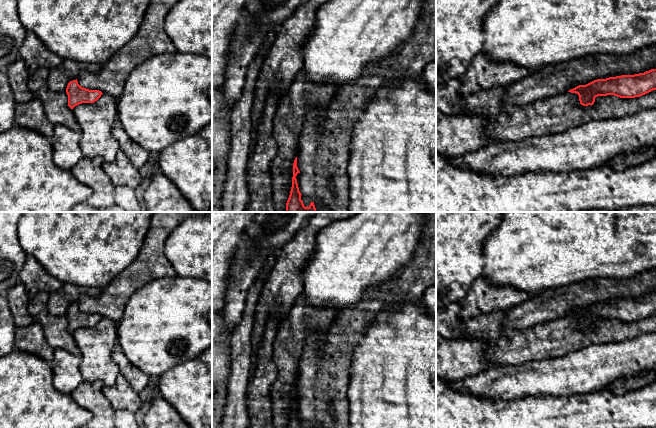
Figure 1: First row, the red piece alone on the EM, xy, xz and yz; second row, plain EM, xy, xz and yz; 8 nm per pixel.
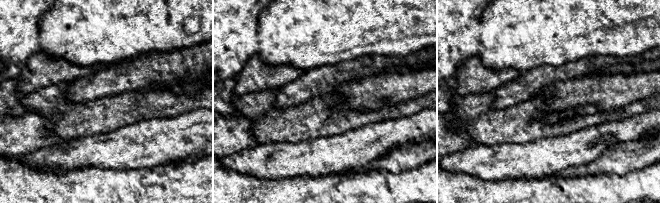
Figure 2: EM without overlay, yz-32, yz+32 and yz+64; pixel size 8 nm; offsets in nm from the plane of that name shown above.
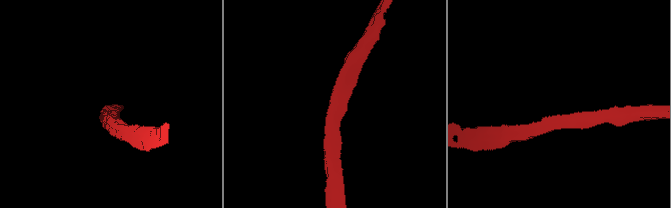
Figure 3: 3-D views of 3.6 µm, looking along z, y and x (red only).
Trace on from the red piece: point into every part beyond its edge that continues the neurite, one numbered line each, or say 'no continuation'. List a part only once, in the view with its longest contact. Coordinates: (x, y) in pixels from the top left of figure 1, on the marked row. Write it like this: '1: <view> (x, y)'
no continuation

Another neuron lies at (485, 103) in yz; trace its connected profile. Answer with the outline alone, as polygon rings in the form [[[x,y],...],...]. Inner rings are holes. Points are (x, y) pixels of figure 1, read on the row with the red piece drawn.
[[[508,86],[498,87],[464,96],[464,105],[469,114],[478,114],[486,119],[484,136],[496,142],[519,142],[530,137],[562,133],[590,121],[621,118],[646,108],[656,108],[656,90],[635,98],[598,96],[593,105],[583,106],[580,104],[578,94],[571,92],[545,97],[523,105],[513,105],[504,101],[507,89]]]

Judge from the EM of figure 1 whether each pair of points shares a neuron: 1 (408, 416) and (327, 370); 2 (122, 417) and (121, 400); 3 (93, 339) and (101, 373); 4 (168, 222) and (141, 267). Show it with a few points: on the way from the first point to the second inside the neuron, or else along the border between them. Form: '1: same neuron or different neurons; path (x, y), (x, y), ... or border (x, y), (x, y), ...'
1: different neurons; border (352, 359), (347, 392), (348, 406)
2: different neurons; border (115, 410), (129, 410), (134, 414)
3: same neuron; path (96, 347), (98, 365)
4: same neuron; path (157, 233), (153, 242), (151, 256)

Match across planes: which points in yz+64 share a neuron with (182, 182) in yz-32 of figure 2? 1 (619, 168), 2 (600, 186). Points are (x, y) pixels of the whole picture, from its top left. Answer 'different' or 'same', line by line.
1: different
2: same

